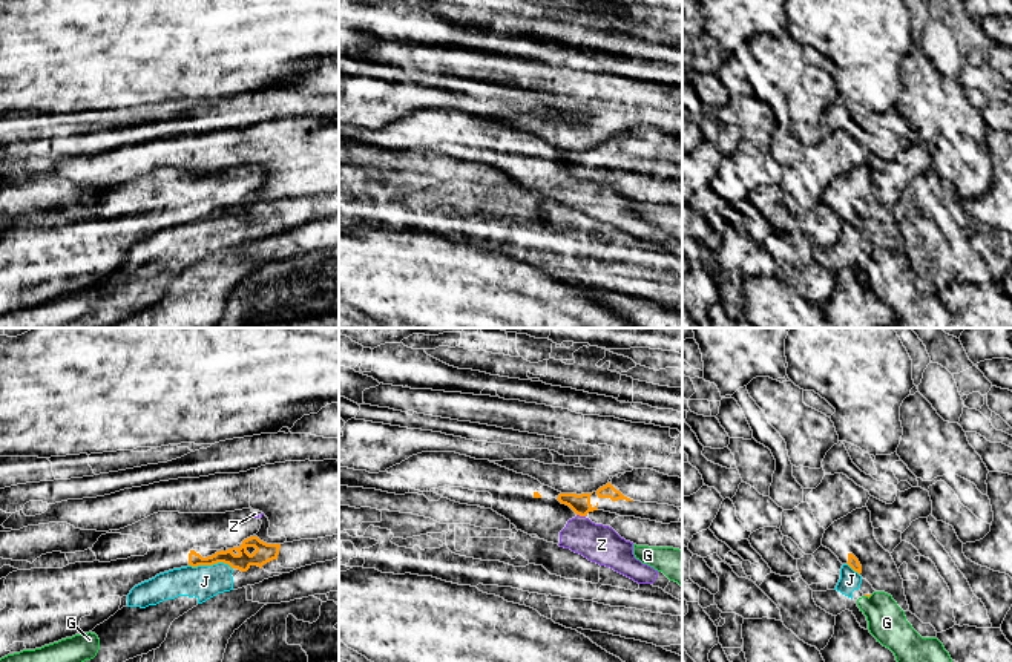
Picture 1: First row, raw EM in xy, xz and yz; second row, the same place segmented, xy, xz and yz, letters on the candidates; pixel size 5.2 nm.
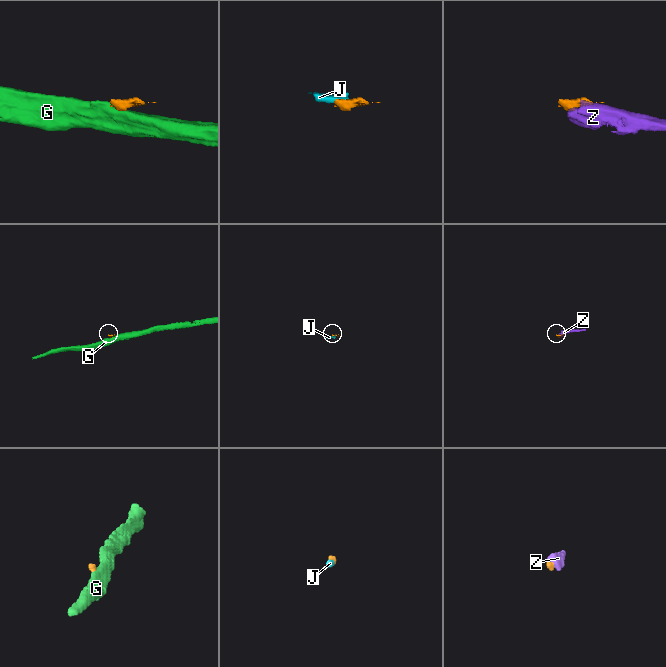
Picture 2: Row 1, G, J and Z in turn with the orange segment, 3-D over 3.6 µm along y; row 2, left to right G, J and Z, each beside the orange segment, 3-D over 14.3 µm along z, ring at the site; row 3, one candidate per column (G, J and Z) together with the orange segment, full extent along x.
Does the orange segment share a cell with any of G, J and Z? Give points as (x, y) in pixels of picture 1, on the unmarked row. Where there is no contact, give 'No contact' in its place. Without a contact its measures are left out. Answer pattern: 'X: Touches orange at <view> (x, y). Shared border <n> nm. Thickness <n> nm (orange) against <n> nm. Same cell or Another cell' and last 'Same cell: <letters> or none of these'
G: Touches orange at yz (868, 253). Shared border 40 nm. Thickness 20 nm (orange) against 200 nm. Another cell
J: Touches orange at xy (210, 221). Shared border 240 nm. Thickness 90 nm (orange) against 180 nm. Same cell
Z: Touches orange at xz (581, 172). Shared border 50 nm. Thickness 100 nm (orange) against 200 nm. Another cell
Same cell: J

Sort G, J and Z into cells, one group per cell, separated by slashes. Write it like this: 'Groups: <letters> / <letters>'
Groups: G / J / Z

